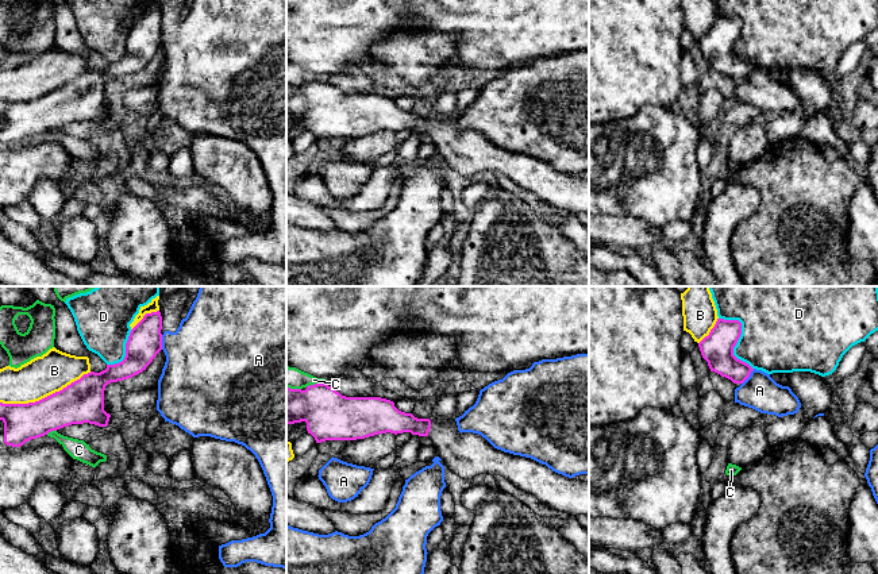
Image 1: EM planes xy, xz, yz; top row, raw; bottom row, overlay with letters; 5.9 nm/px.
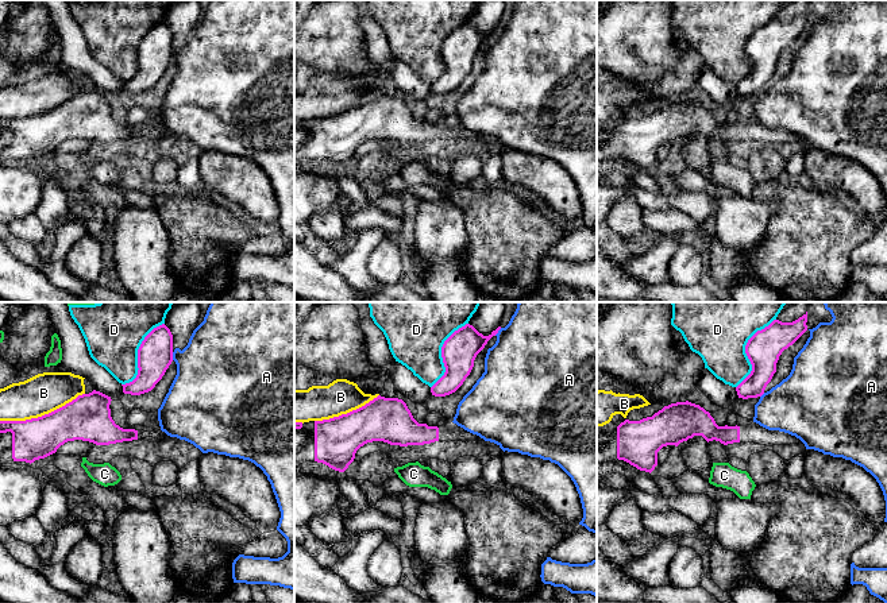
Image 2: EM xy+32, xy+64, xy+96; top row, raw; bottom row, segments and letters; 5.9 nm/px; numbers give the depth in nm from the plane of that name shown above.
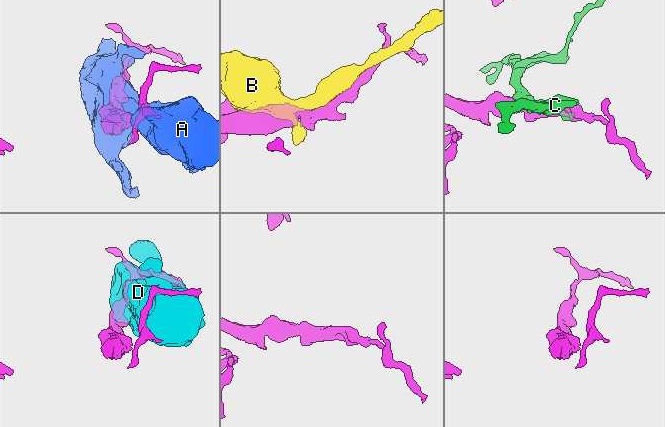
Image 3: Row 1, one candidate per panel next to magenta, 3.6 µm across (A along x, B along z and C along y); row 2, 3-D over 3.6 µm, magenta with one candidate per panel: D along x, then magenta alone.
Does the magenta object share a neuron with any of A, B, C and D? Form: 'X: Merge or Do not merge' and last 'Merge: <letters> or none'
A: Do not merge
B: Do not merge
C: Do not merge
D: Do not merge
Merge: none

